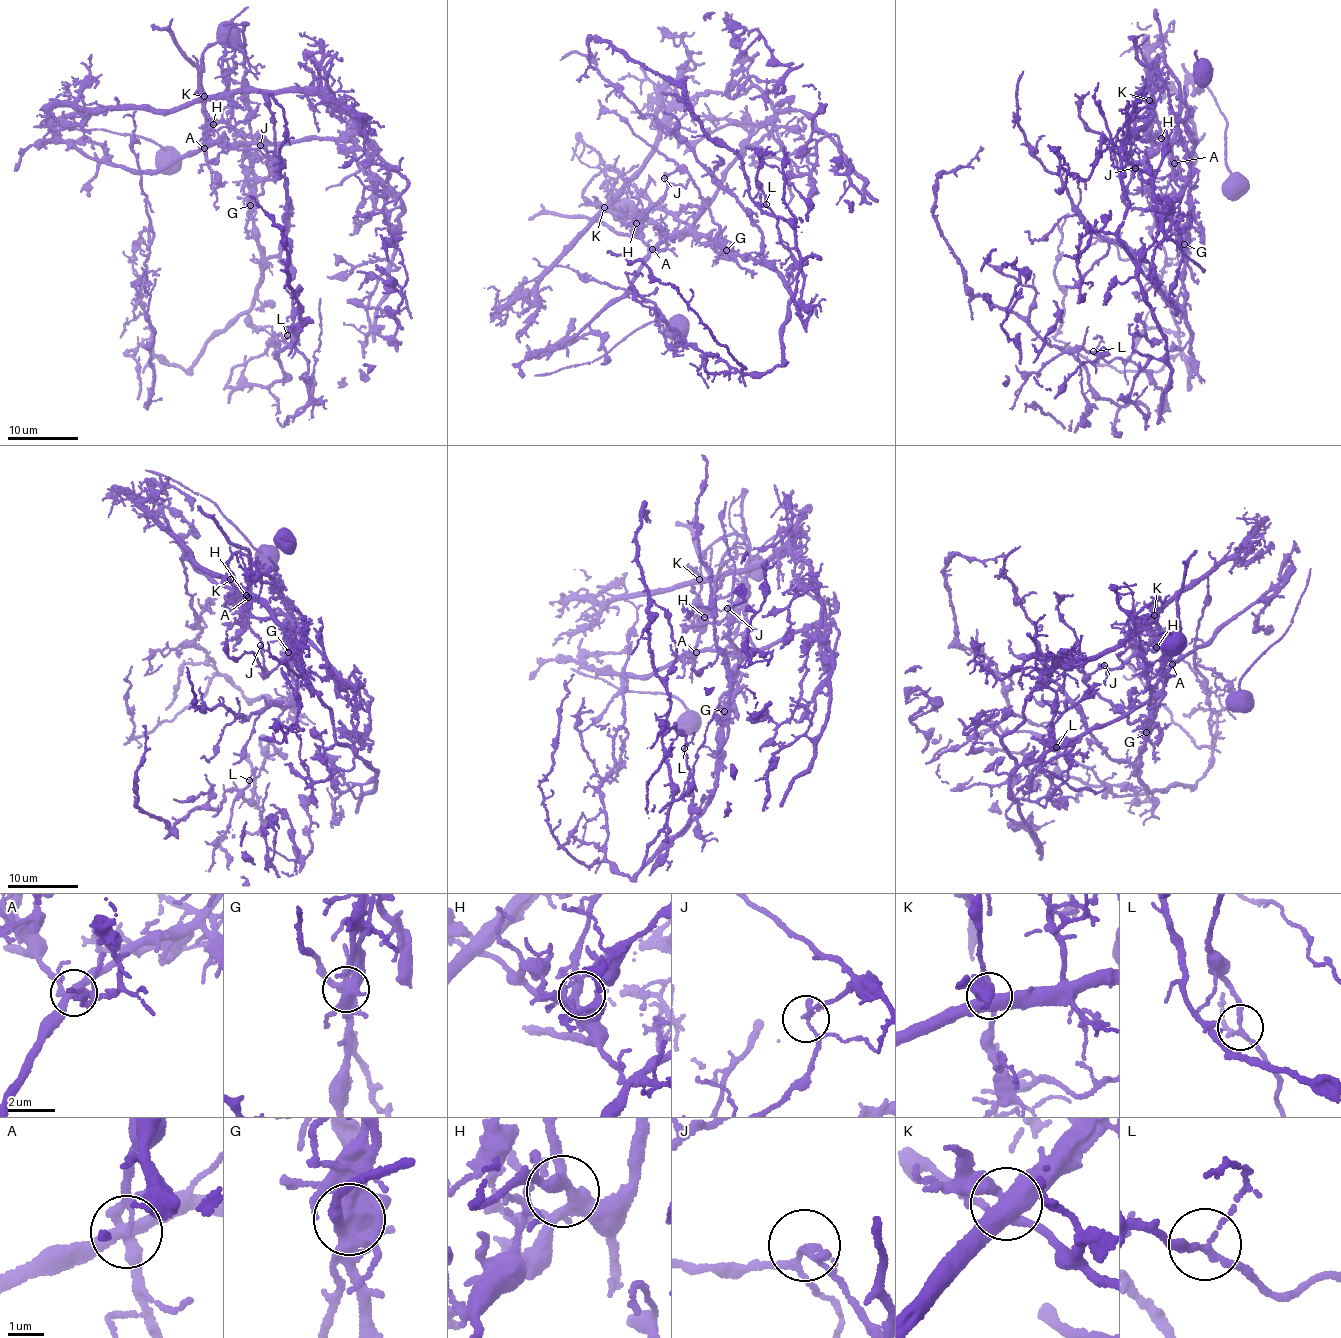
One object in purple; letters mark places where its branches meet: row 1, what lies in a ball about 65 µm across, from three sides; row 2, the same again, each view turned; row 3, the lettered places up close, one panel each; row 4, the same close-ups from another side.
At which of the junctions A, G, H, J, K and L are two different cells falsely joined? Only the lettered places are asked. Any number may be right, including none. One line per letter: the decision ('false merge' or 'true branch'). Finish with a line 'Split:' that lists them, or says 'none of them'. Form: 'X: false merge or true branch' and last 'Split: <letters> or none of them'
A: false merge
G: false merge
H: true branch
J: false merge
K: false merge
L: true branch
Split: A, G, J, K

